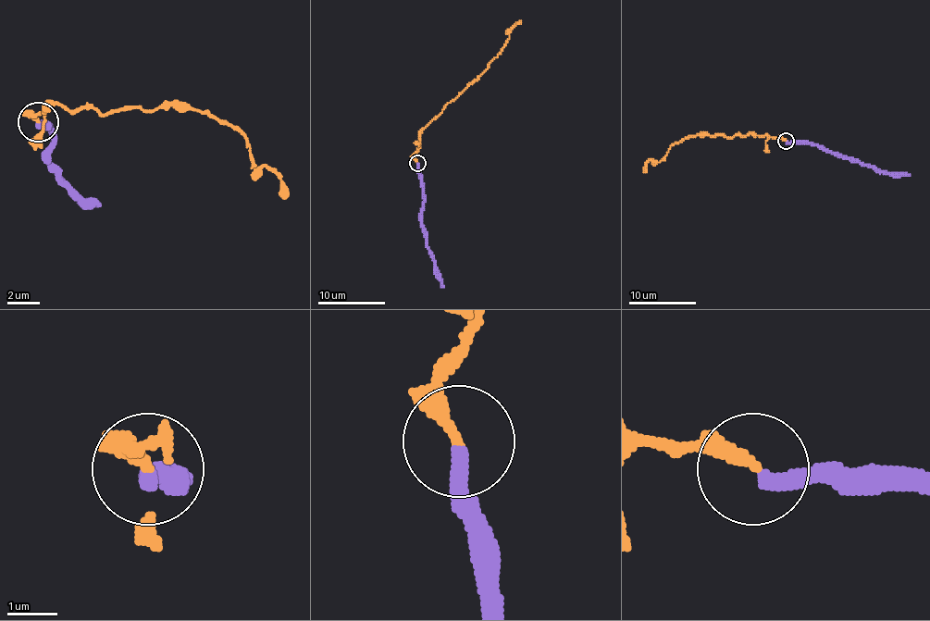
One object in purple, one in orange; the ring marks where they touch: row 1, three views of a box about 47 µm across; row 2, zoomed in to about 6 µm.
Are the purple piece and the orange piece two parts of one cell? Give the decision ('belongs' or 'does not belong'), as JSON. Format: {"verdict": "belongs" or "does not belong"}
{"verdict": "does not belong"}

